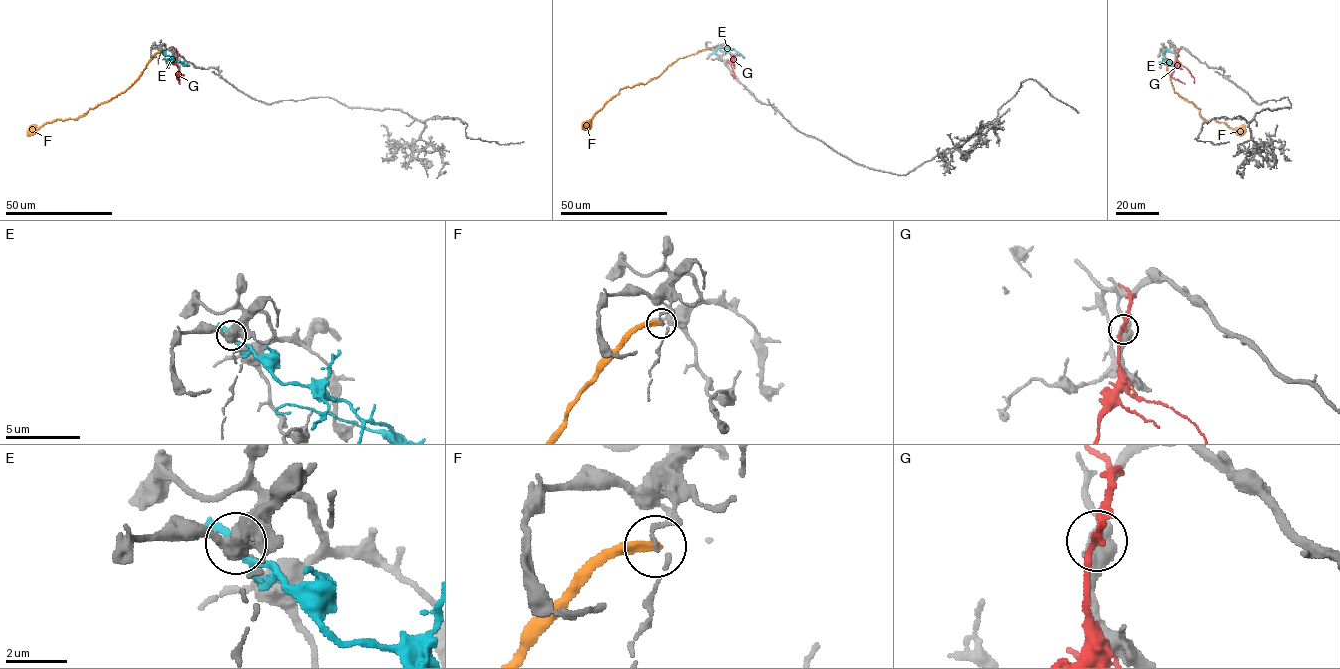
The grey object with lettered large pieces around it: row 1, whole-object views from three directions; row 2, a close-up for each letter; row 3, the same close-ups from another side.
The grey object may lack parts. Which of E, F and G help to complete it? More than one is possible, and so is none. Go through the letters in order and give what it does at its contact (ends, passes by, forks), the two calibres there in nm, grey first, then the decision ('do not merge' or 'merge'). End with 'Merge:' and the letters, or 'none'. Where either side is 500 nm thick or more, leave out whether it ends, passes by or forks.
E: it forks | 200/160 nm | do not merge
F: it ends | 110/320 nm | do not merge
G: it forks | 170/180 nm | do not merge
Merge: none

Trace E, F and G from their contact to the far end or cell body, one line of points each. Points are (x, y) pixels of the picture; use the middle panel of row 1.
E: (714, 53), (722, 47), (737, 53), (720, 52)
F: (714, 46), (680, 57), (645, 83), (621, 88), (582, 129)
G: (732, 61), (732, 56), (735, 68)

